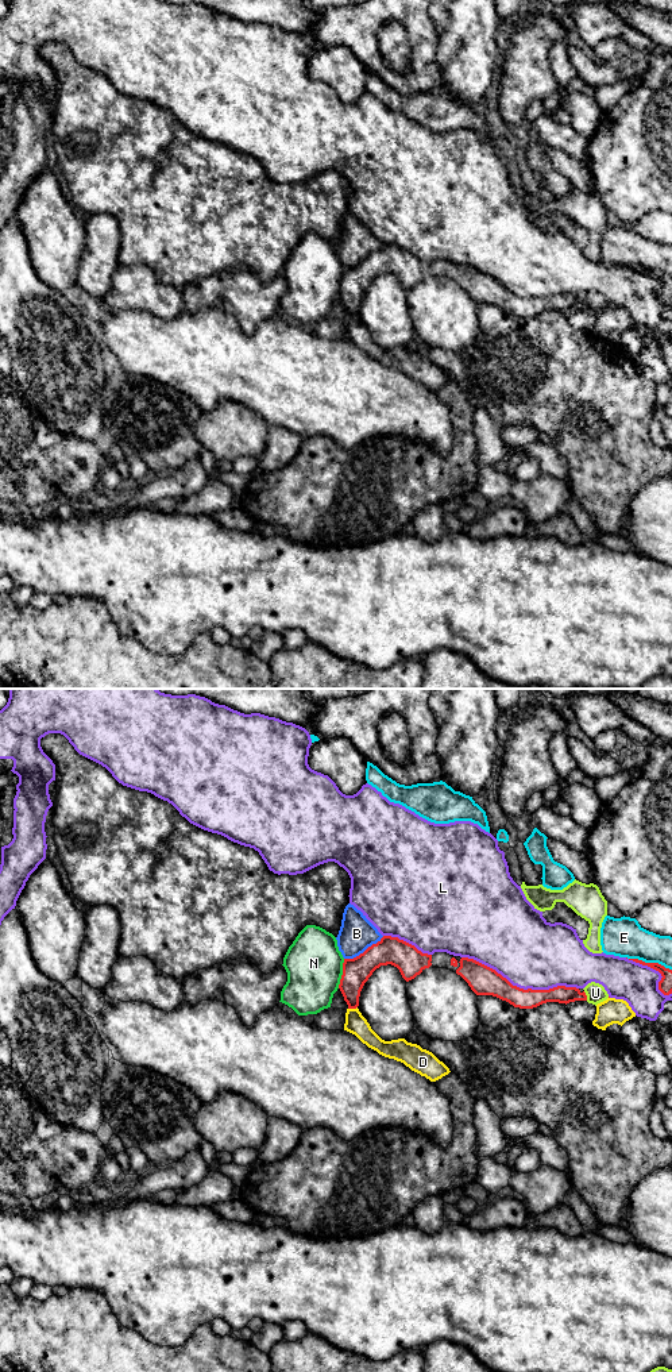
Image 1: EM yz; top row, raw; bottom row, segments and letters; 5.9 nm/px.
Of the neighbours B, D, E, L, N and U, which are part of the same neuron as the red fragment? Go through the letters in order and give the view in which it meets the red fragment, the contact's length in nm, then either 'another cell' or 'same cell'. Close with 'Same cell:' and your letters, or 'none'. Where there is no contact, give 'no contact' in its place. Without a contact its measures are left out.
B: meets red in yz; contact 280 nm long; another cell
D: meets red in yz; contact 60 nm long; another cell
E: meets red in yz; contact 280 nm long; another cell
L: meets red in yz; contact 700 nm long; another cell
N: meets red in yz; contact 180 nm long; another cell
U: meets red in yz; contact 60 nm long; another cell
Same cell: none

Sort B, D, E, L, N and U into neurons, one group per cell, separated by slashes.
B / D / E / L / N / U

